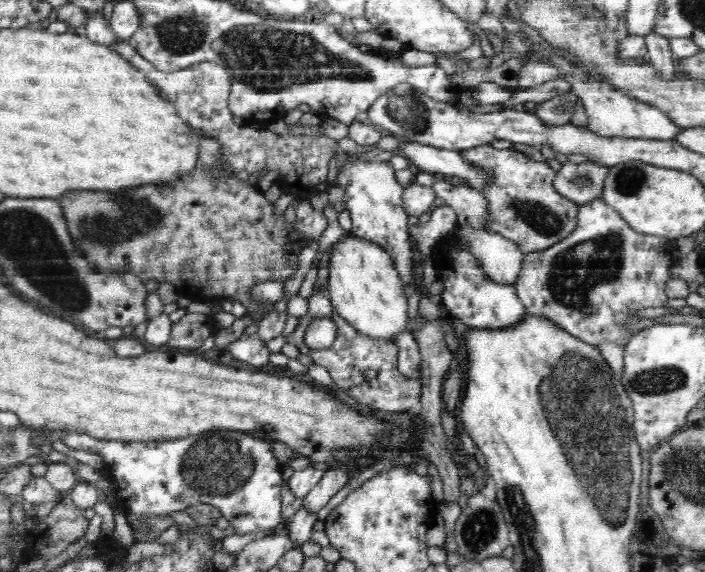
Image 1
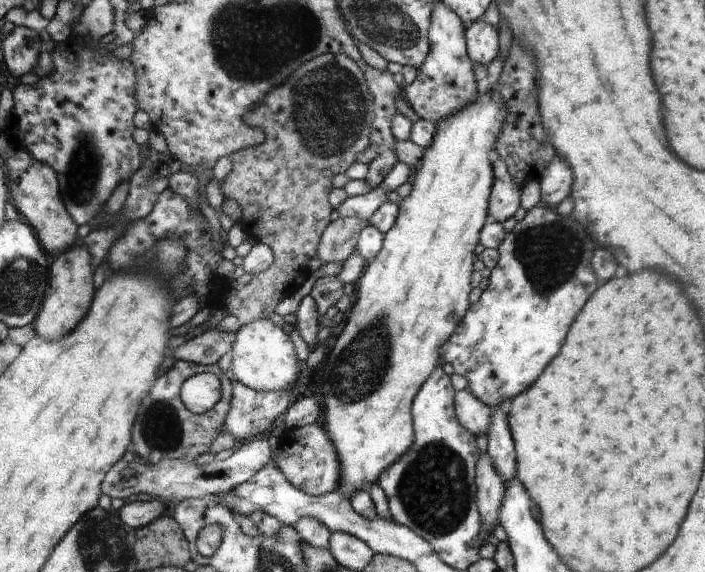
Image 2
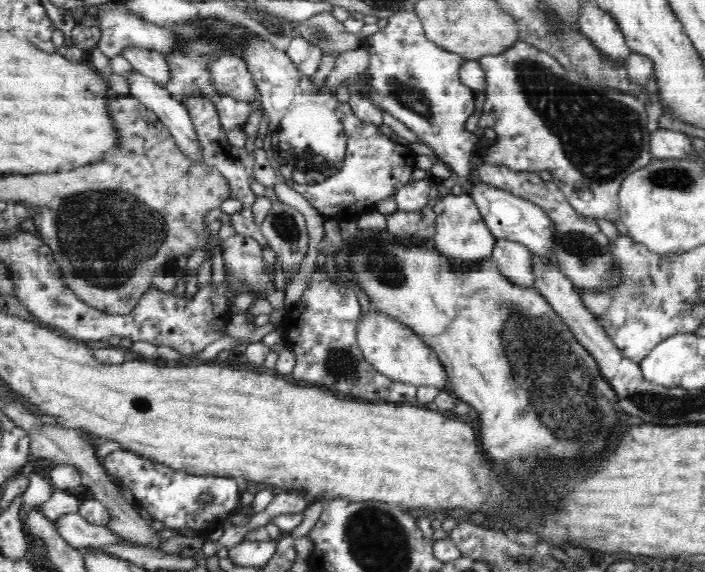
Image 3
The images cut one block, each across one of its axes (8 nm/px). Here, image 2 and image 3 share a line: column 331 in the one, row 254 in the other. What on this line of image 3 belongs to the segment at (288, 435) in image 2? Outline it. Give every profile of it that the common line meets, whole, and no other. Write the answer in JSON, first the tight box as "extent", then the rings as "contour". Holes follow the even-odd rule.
{"extent":[431,193,497,266],"contour":[[[450,193],[437,200],[433,209],[437,217],[434,228],[436,234],[431,244],[442,256],[451,260],[454,266],[474,266],[486,258],[491,258],[497,239],[486,226],[473,198],[461,198]]]}

